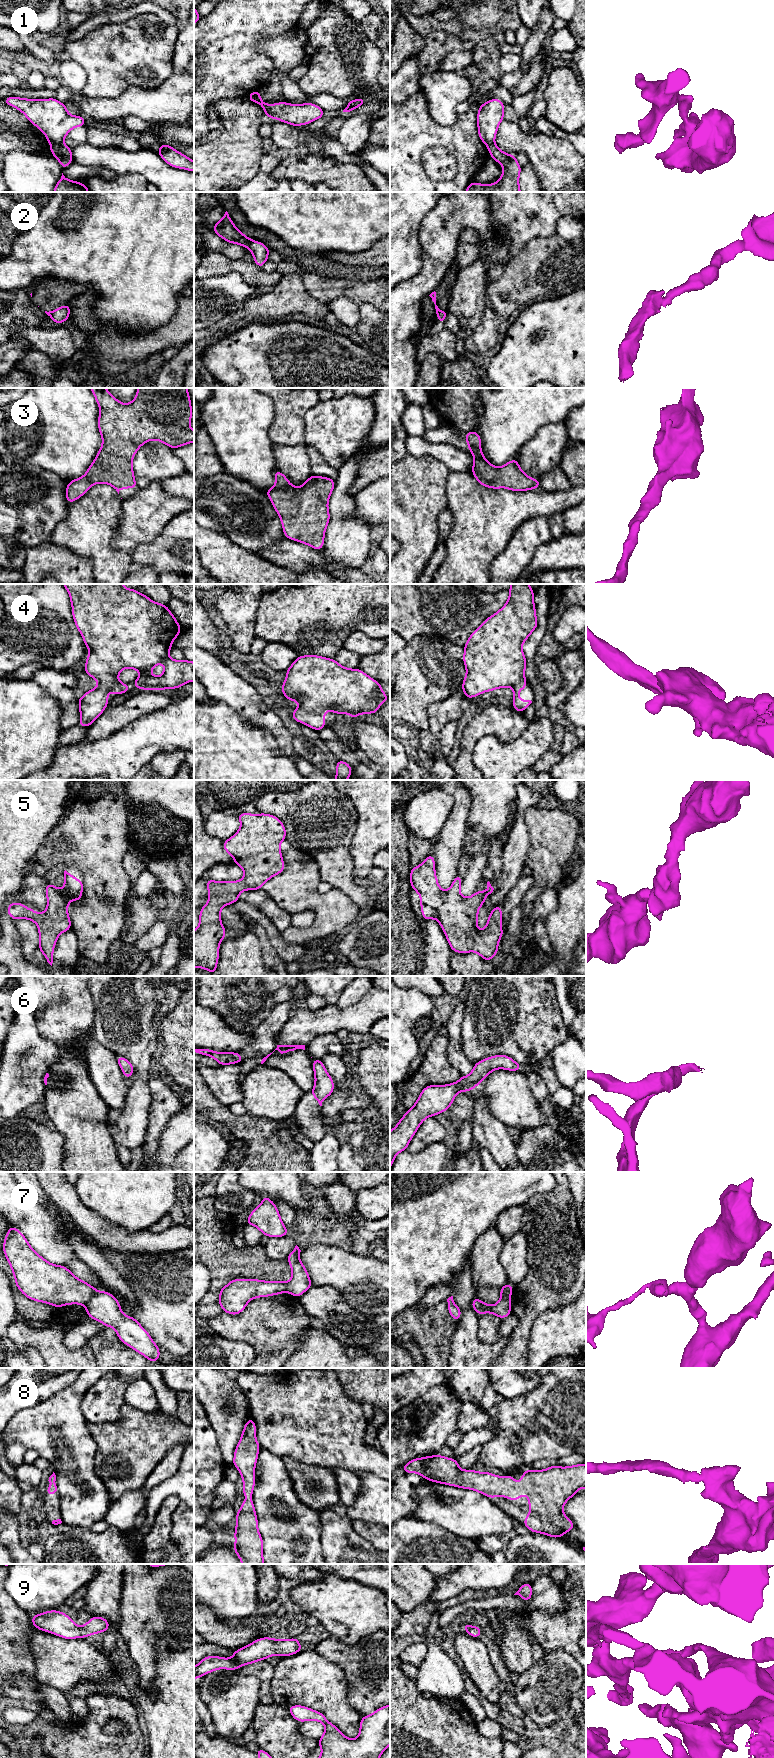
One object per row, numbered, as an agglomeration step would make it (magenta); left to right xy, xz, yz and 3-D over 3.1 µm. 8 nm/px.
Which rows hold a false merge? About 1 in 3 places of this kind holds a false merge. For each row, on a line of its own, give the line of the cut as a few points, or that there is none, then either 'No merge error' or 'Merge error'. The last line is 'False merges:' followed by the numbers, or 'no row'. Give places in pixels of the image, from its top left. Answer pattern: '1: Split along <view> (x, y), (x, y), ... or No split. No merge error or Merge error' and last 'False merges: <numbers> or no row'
1: Split along xy (62, 142), (51, 144). Merge error
2: Split along xz (251, 240), (246, 247). Merge error
3: No split. No merge error
4: No split. No merge error
5: No split. No merge error
6: No split. No merge error
7: Split along xy (97, 1291), (84, 1305). Merge error
8: No split. No merge error
9: No split. No merge error
False merges: 1, 2, 7

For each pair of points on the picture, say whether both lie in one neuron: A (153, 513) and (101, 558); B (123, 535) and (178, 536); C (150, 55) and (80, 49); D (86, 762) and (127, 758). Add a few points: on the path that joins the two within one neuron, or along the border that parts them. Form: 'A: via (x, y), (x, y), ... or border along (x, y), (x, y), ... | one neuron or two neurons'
A: border along (117, 524), (113, 547), (131, 555) | two neurons
B: border along (171, 518), (152, 540), (141, 542), (135, 547) | two neurons
C: via (133, 53), (118, 53), (109, 44), (97, 49) | one neuron
D: via (96, 758), (117, 758) | one neuron

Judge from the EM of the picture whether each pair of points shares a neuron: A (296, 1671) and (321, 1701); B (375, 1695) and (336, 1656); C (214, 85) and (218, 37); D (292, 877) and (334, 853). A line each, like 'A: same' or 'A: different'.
A: same
B: same
C: same
D: different

